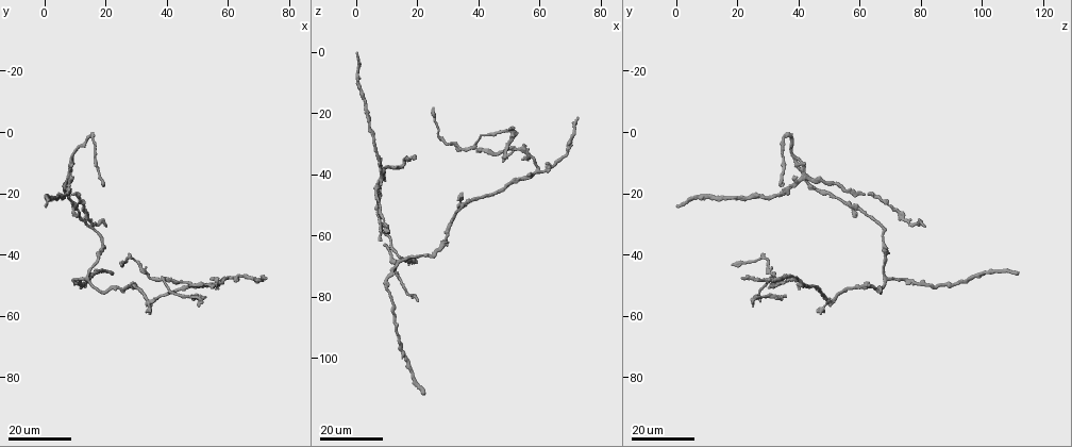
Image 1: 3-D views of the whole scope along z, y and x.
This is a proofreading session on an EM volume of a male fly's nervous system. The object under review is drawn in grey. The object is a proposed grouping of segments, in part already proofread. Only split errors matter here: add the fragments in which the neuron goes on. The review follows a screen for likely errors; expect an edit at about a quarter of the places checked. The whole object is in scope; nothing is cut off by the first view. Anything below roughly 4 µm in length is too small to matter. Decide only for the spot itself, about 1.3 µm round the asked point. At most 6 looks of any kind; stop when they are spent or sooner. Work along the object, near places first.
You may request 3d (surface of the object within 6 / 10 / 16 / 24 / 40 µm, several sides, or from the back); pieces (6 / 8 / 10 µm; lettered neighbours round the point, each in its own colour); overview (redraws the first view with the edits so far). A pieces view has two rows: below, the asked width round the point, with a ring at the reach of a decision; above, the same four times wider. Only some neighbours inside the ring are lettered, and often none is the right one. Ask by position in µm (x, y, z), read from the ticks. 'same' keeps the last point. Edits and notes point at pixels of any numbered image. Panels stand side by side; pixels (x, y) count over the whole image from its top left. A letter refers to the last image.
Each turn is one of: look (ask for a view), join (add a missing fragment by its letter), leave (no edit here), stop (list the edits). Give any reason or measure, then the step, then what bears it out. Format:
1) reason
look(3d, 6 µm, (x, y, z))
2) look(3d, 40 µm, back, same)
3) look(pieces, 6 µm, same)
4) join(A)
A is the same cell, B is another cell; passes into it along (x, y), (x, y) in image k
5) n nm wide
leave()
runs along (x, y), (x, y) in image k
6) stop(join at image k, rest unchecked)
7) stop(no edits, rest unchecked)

free end
look(3d, 16 µm, (35, 58, 46))

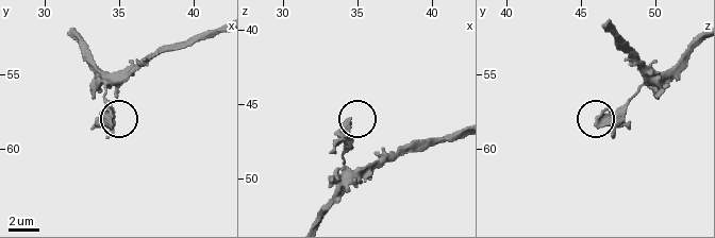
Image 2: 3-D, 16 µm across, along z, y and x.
look(pieces, 6 µm, (34.4, 58.4, 46.2))

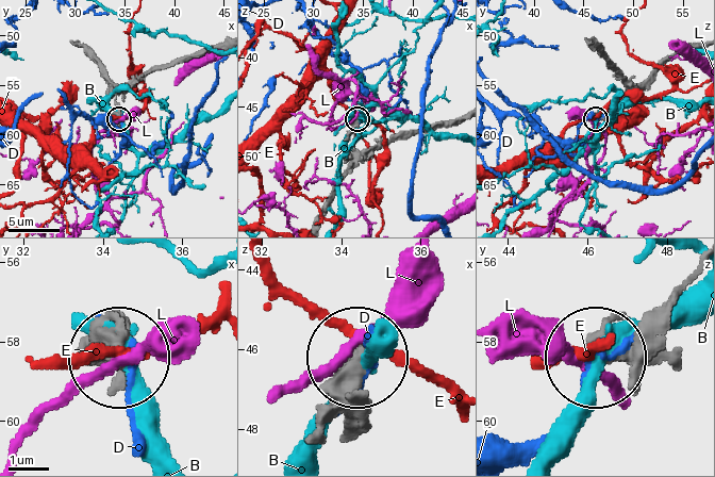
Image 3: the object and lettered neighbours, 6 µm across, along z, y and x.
leave()
B, D, E and L are other cells; none of them fits

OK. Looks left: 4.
end of a long branch
look(3d, 24 µm, (20, 31, 81))

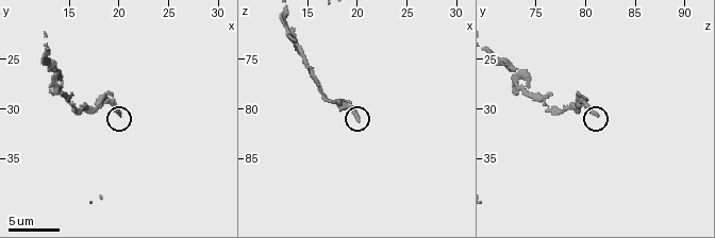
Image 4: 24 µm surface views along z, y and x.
look(pieces, 10 µm, (20.0, 30.8, 81.0))

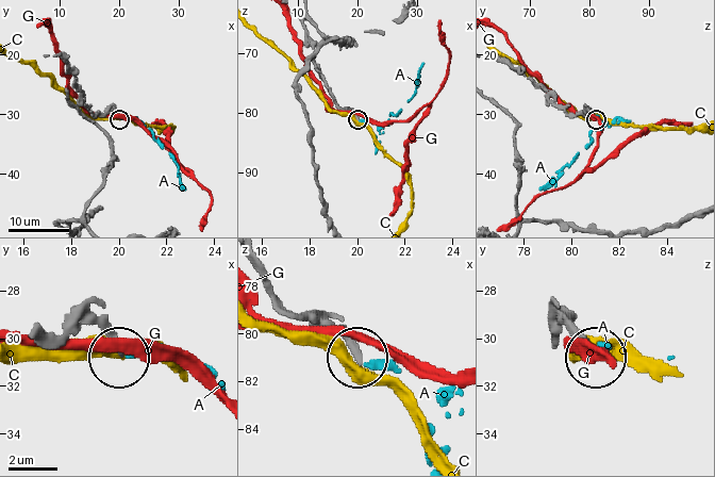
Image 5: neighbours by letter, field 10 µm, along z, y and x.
join(A)
A is the same cell, C and G are other cells; passes into it along (584, 114), (603, 125), (542, 188) in image 5; it goes on there

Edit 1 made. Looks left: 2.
end of a long branch
look(3d, 24 µm, (1, 23, 0))

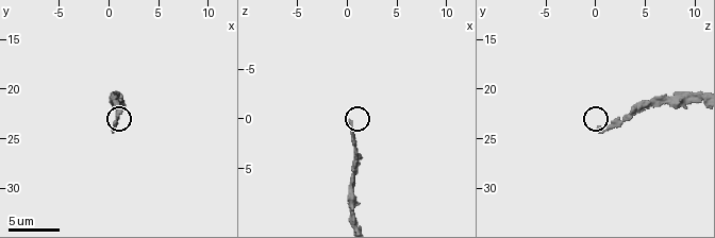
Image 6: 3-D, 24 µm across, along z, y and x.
look(pieces, 6 µm, (0.2, 23.8, 0.0))

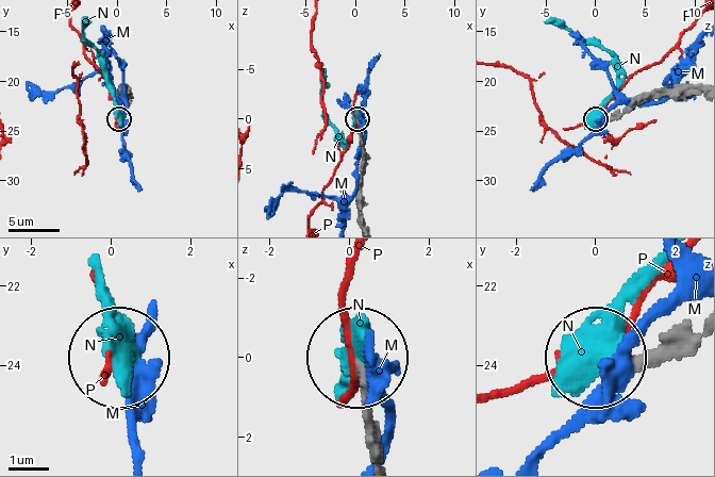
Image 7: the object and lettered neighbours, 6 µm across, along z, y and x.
leave()
M, N and P are other cells; runs along (363, 220), (363, 136), (358, 122) in image 7; no lettered fragment goes on from it

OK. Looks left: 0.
stop(join at image 5, rest unchecked)

